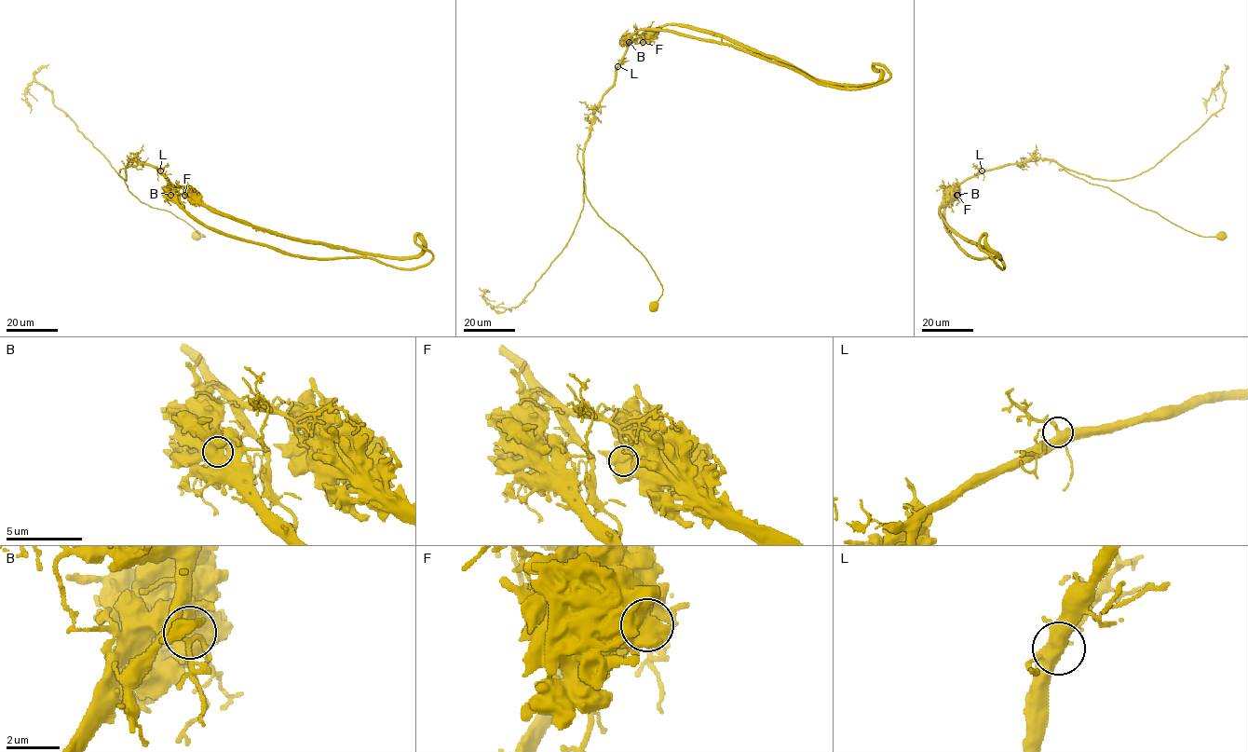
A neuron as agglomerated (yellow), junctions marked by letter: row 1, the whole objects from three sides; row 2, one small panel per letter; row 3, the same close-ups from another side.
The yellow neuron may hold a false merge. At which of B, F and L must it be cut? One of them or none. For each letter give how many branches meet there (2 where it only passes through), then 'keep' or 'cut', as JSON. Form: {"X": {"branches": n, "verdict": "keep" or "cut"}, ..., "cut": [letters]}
{"B": {"branches": 5, "verdict": "cut"}, "F": {"branches": 4, "verdict": "keep"}, "L": {"branches": 5, "verdict": "keep"}, "cut": ["B"]}

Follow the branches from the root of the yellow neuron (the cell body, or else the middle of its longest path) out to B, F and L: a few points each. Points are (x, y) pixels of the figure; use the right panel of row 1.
B: (1221, 235), (1192, 233), (1048, 159), (1025, 159), (982, 170), (963, 181), (956, 194)
F: (1221, 235), (1192, 233), (1107, 187), (1091, 184), (1055, 162), (1039, 158), (979, 171), (952, 187), (956, 195)
L: (1221, 235), (1205, 237), (1192, 233), (1107, 187), (1075, 177), (1054, 161), (1025, 159), (982, 170)

